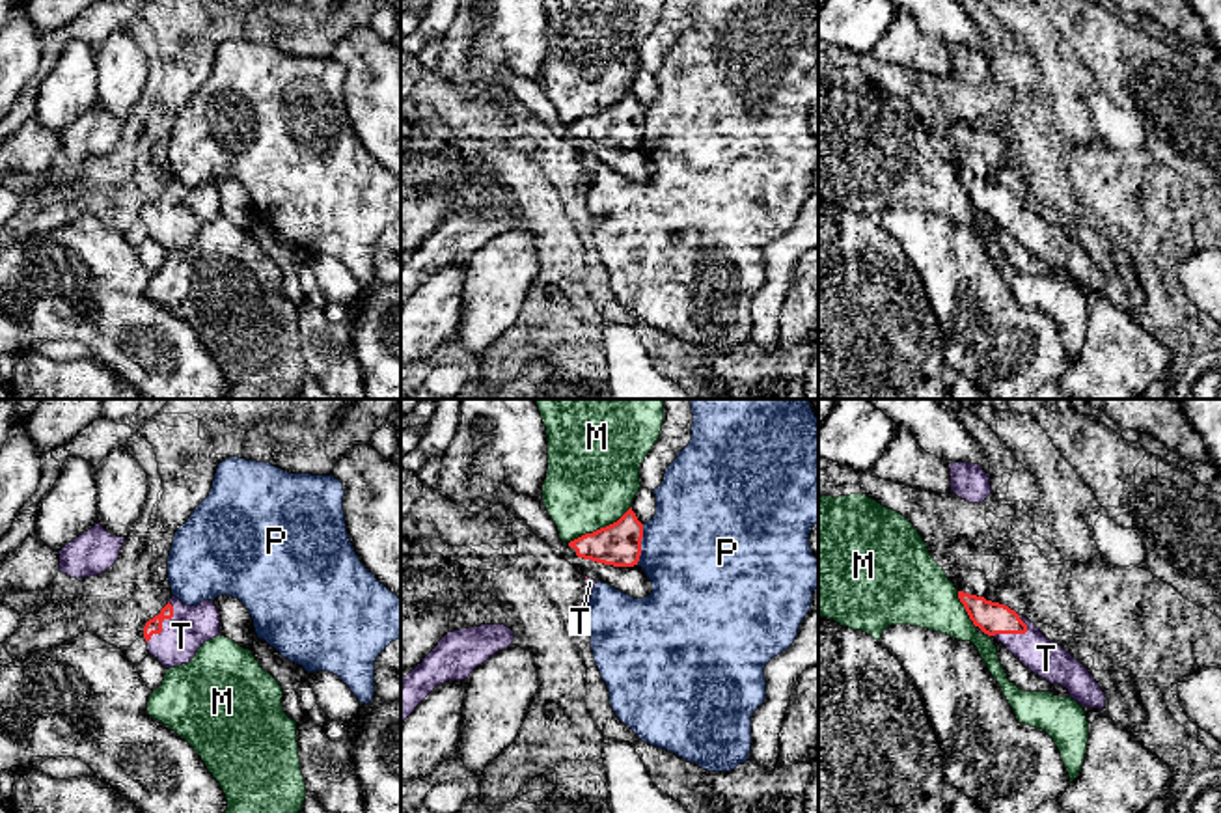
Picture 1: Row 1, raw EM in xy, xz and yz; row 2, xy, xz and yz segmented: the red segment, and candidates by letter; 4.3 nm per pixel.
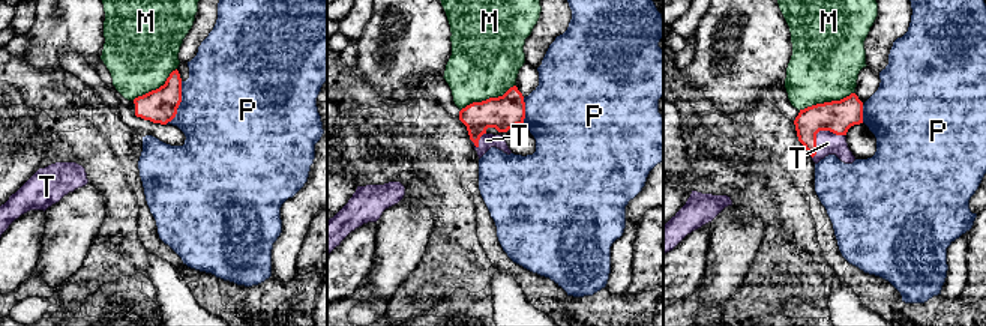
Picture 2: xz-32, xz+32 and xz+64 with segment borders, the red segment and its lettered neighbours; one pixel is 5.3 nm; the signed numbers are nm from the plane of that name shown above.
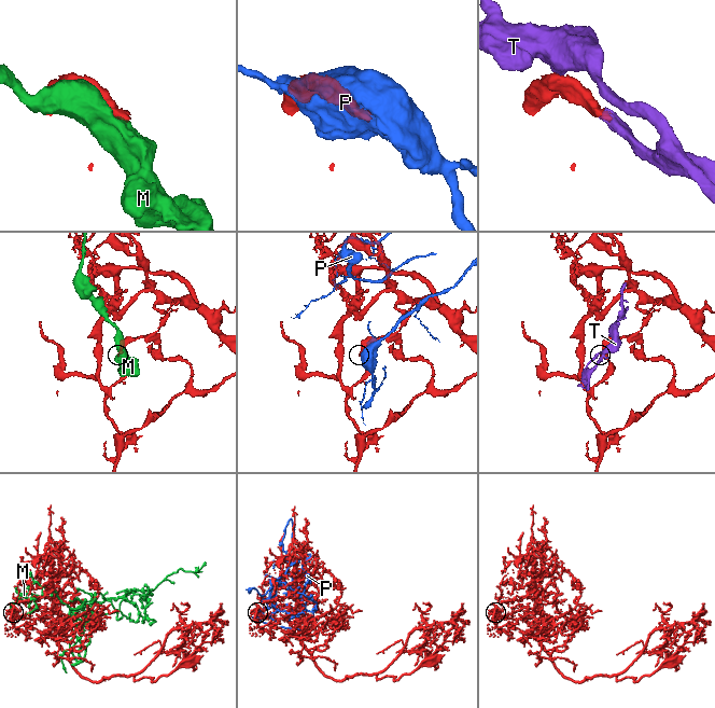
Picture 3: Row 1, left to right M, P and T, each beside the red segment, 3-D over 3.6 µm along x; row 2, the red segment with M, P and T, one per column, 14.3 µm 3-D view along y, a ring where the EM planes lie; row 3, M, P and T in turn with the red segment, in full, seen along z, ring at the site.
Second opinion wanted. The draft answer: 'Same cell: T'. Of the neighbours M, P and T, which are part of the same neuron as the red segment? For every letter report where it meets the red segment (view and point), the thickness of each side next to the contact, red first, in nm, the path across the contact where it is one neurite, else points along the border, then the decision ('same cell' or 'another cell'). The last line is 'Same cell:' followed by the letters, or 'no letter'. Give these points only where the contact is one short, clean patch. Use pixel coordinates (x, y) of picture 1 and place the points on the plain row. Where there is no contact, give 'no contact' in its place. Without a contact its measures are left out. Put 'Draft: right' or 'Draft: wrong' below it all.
M: contact xz (601, 110); calibres 190 and 400 nm; another cell
P: contact xz (640, 127); calibres 190 and 480 nm; another cell
T: contact xy (161, 206); calibres 70 and 180 nm; way xy (153, 207), (161, 206), (174, 219), (181, 219); same cell
Same cell: T
Draft: right

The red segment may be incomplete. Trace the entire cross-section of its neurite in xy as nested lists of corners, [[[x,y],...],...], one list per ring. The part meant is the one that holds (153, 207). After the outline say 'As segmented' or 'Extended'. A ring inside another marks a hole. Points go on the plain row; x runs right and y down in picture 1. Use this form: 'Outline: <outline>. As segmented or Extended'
Outline: [[[173,177],[144,209],[149,237],[166,252],[188,246],[198,231],[216,218],[220,196],[213,183],[186,188]]]. Extended

